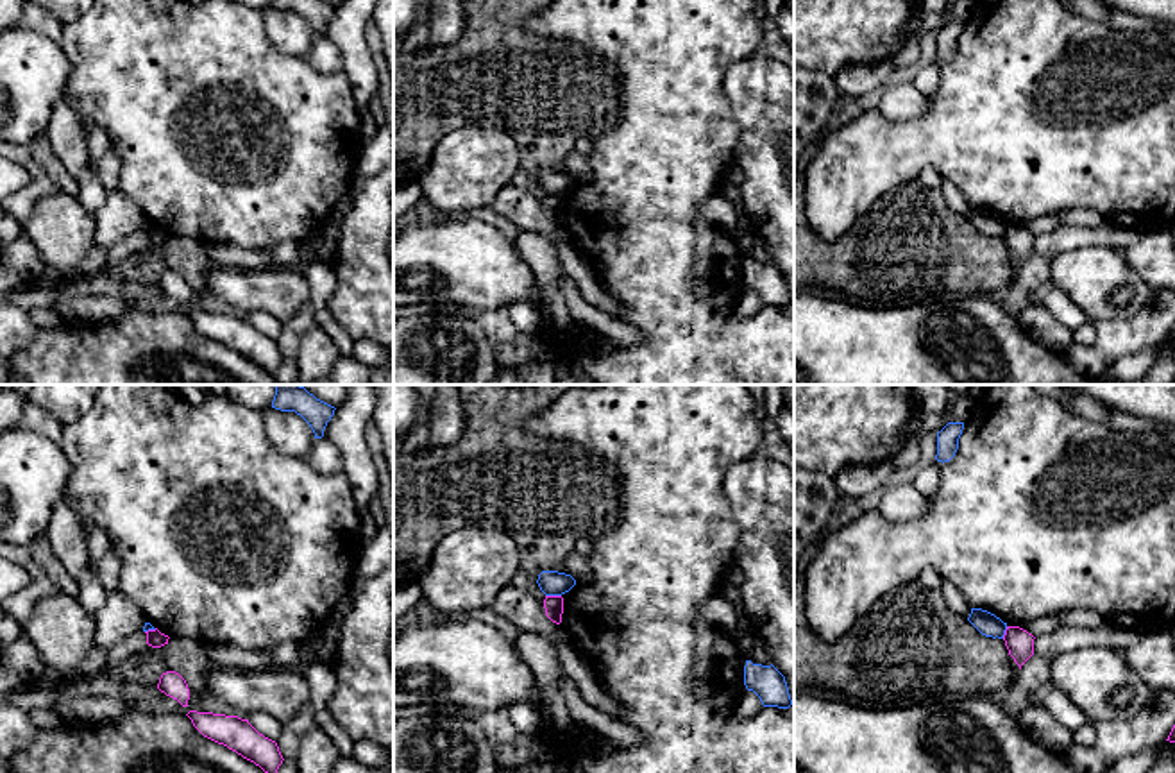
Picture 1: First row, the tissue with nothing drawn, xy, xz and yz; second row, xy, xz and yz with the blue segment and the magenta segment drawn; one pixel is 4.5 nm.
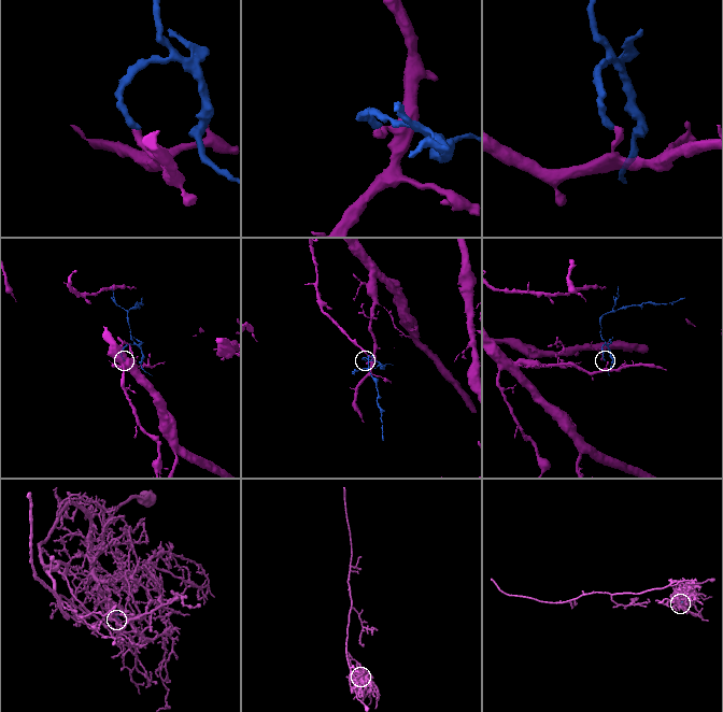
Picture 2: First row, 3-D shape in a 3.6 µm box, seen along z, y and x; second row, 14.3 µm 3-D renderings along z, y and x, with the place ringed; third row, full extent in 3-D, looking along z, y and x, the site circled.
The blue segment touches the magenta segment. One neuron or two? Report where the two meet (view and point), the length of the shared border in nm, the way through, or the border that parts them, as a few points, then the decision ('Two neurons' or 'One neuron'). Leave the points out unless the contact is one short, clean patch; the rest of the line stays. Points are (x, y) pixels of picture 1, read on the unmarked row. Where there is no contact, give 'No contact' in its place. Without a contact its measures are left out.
Touches blue at xz (553, 194). Shared border 70 nm. Boundary: xz (546, 194), (560, 195). Two neurons

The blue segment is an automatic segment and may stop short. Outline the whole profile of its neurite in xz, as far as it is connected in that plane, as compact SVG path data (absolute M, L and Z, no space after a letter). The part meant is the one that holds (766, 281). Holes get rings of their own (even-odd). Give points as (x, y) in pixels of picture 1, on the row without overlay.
M746 259L744 285L760 297L764 306L789 308L792 304L785 276L773 263Z

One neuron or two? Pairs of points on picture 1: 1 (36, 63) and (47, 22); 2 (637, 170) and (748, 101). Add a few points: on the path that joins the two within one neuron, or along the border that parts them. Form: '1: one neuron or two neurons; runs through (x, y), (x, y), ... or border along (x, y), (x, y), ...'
1: two neurons; border along (18, 25), (58, 42)
2: two neurons; border along (726, 68), (725, 95), (739, 129), (734, 152)

